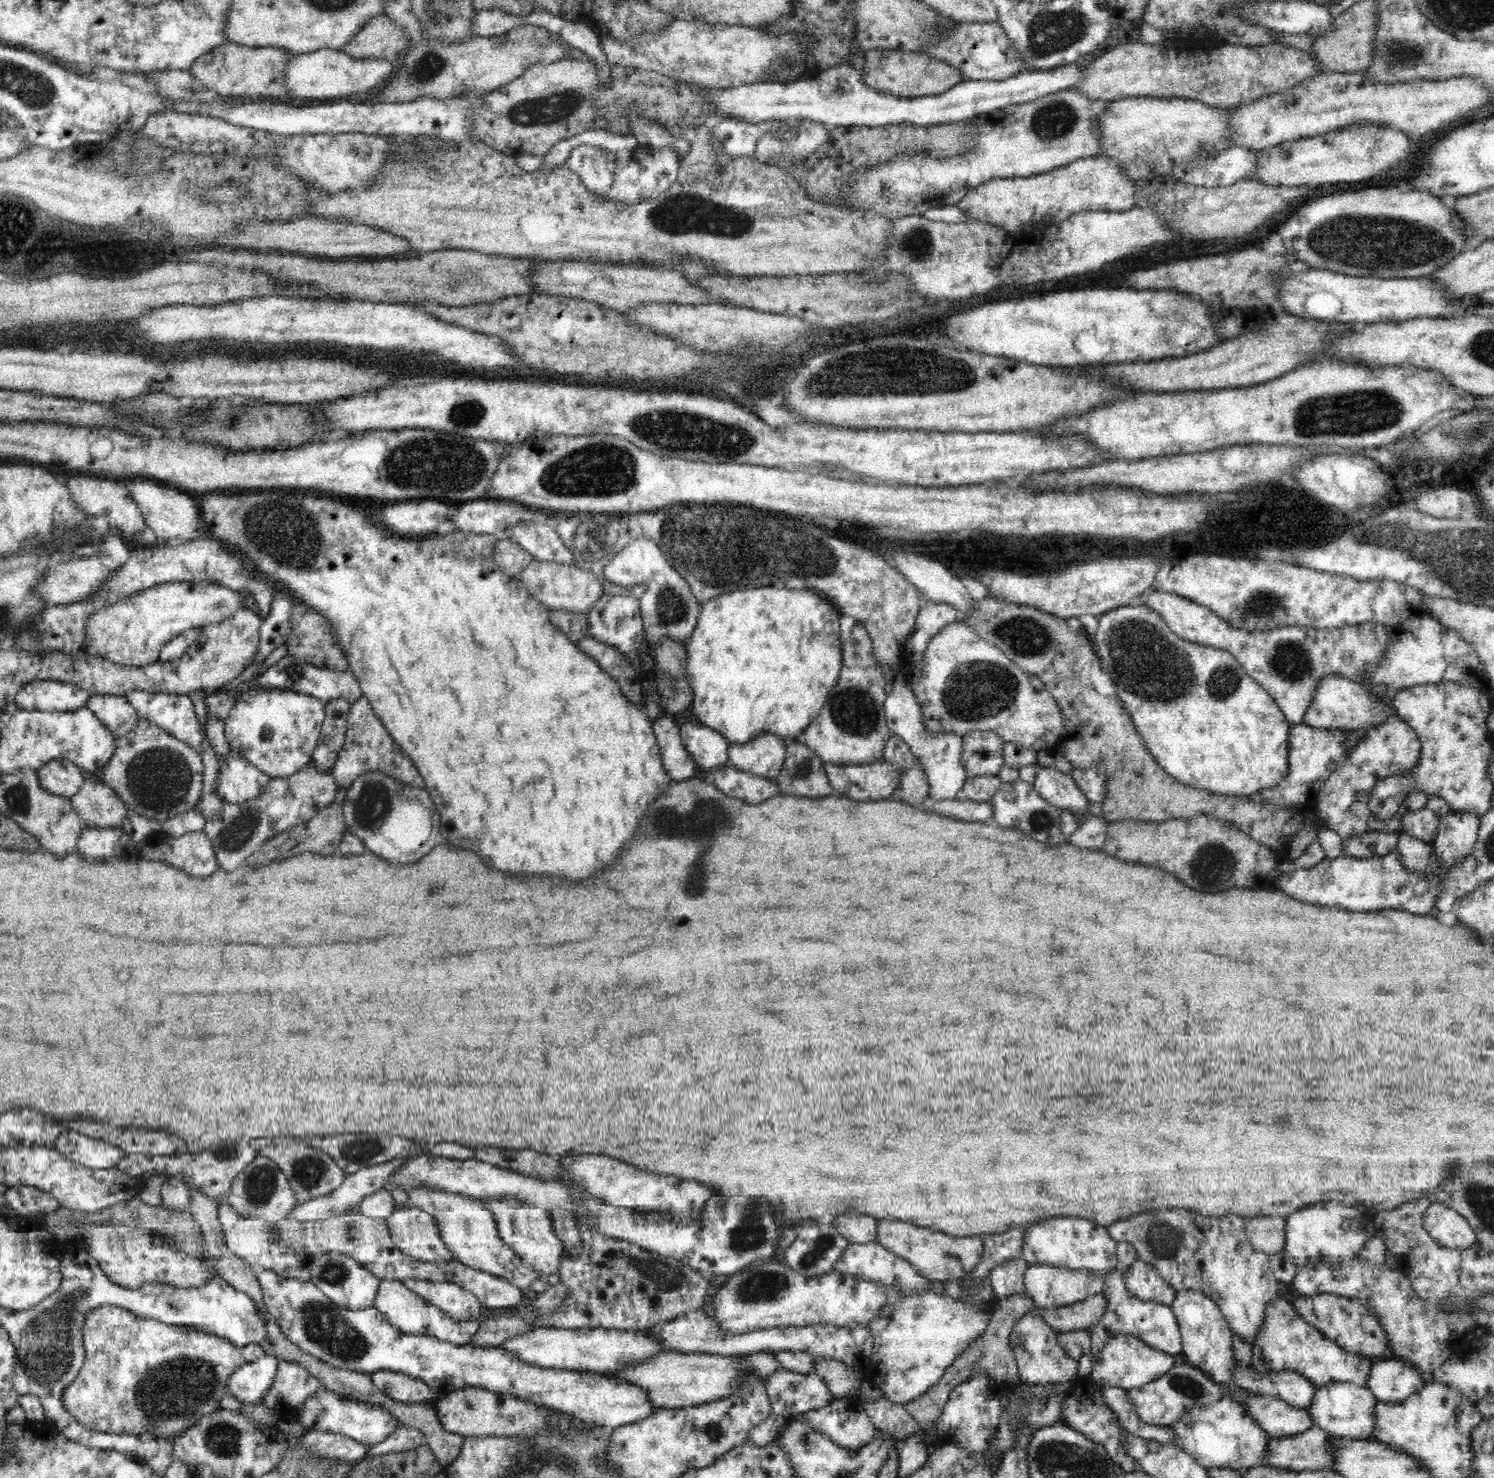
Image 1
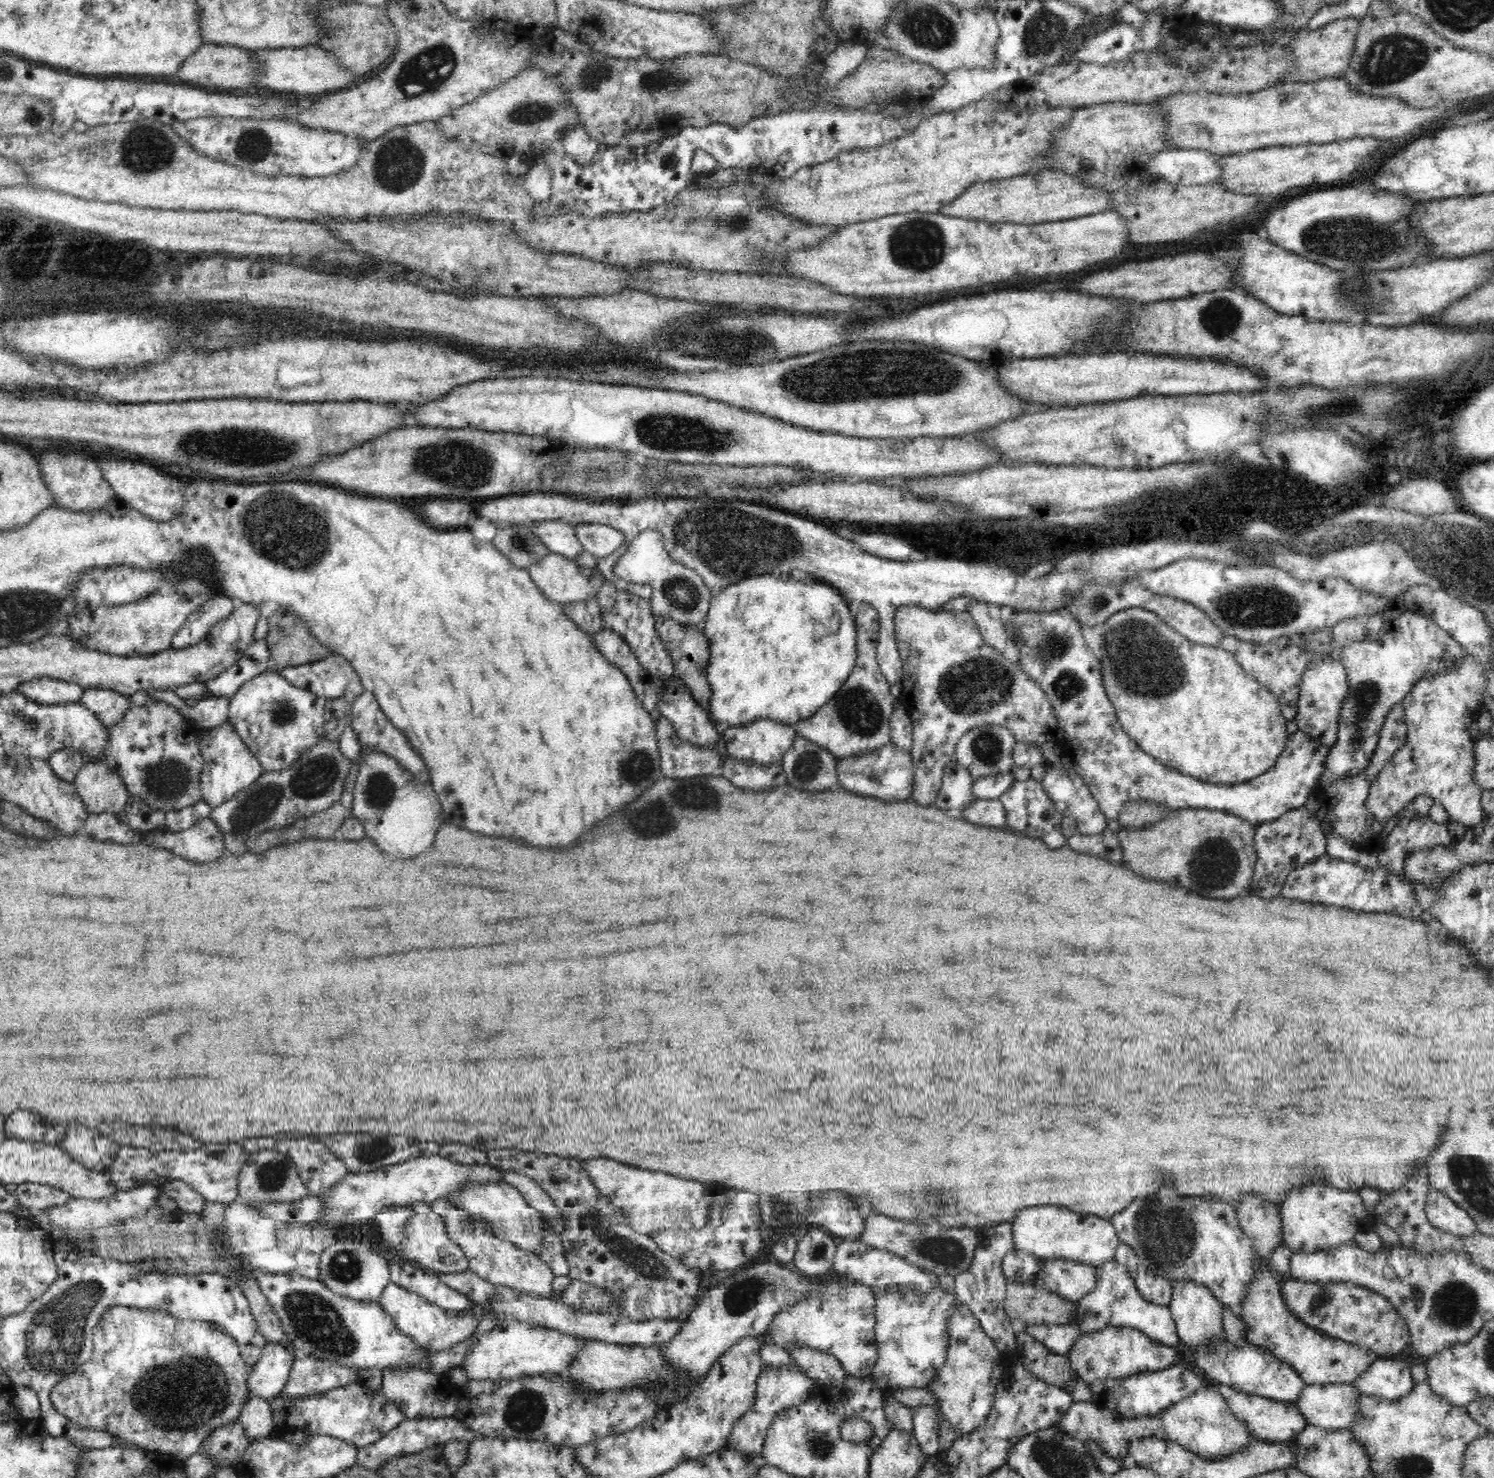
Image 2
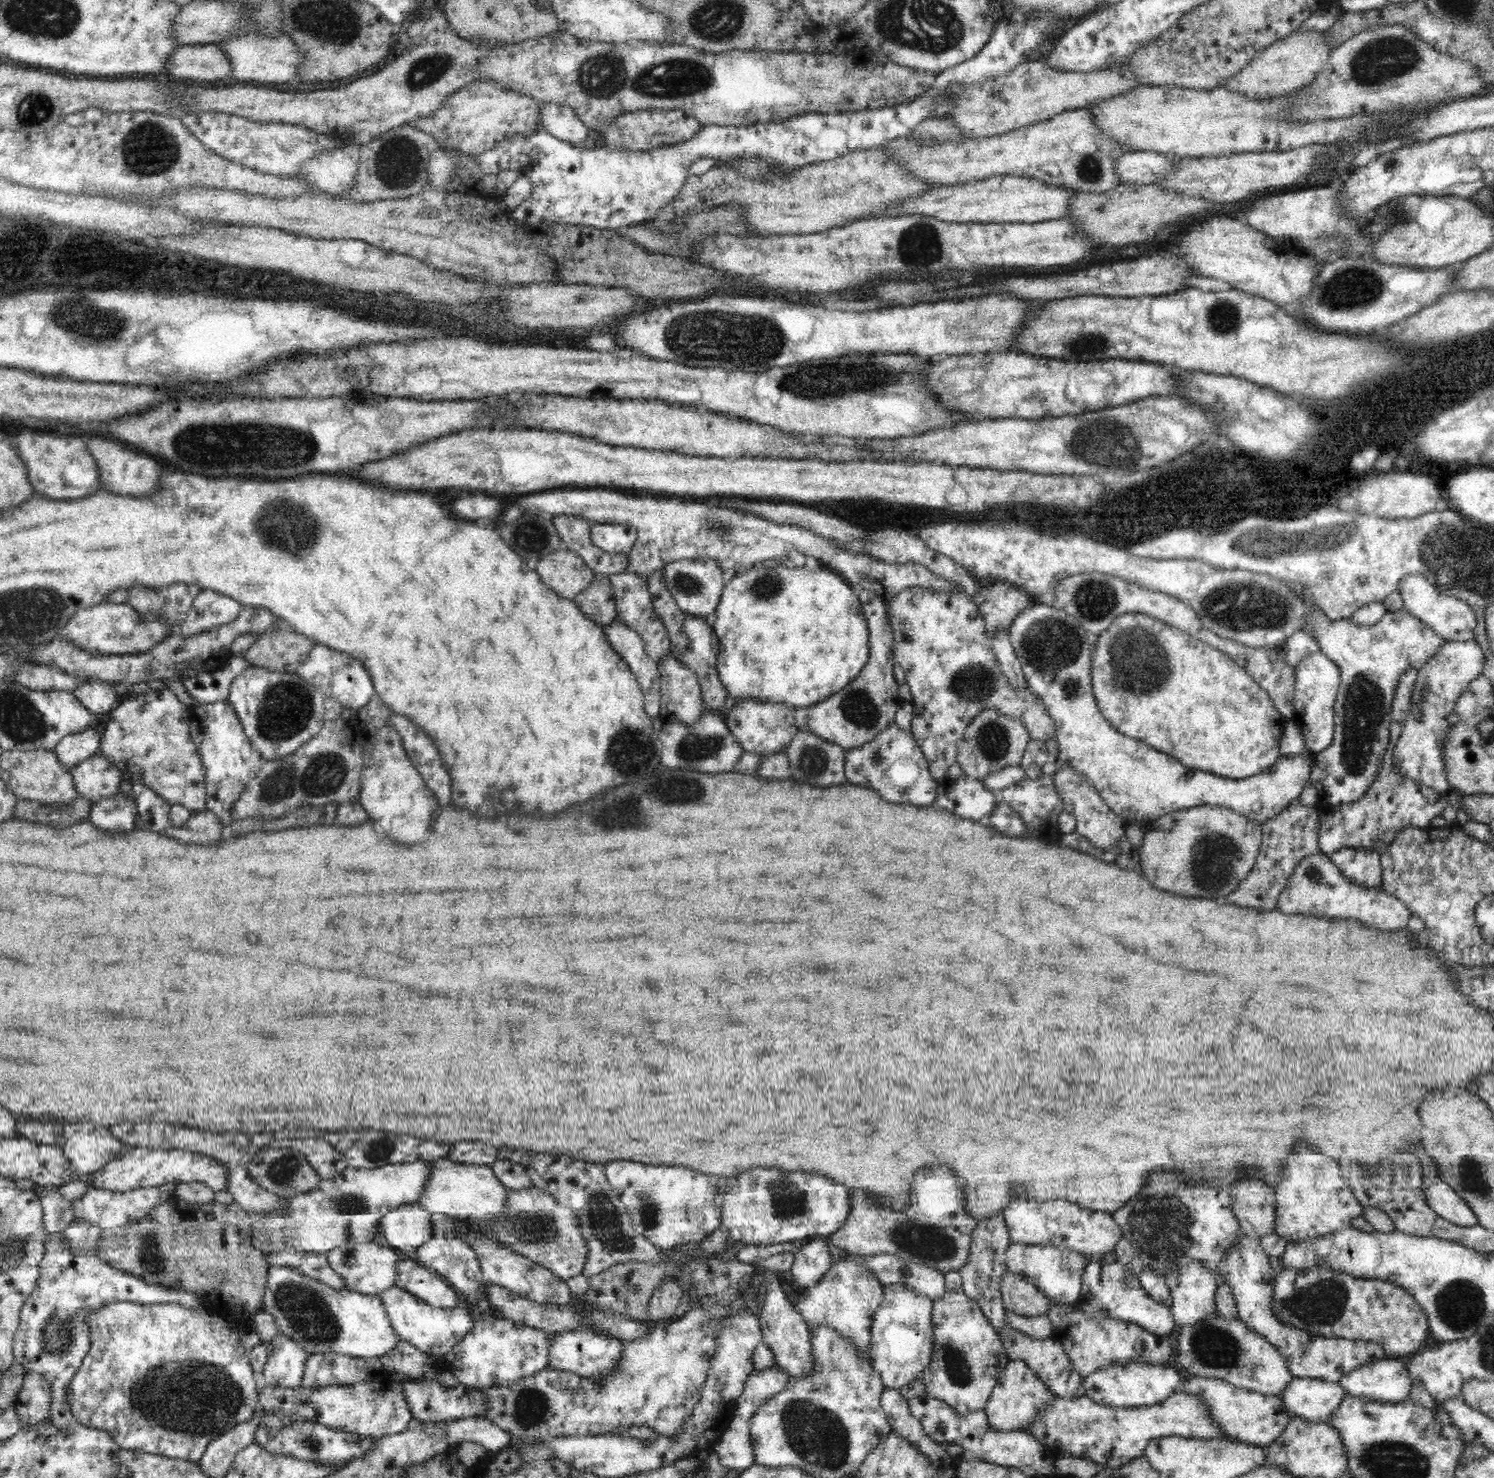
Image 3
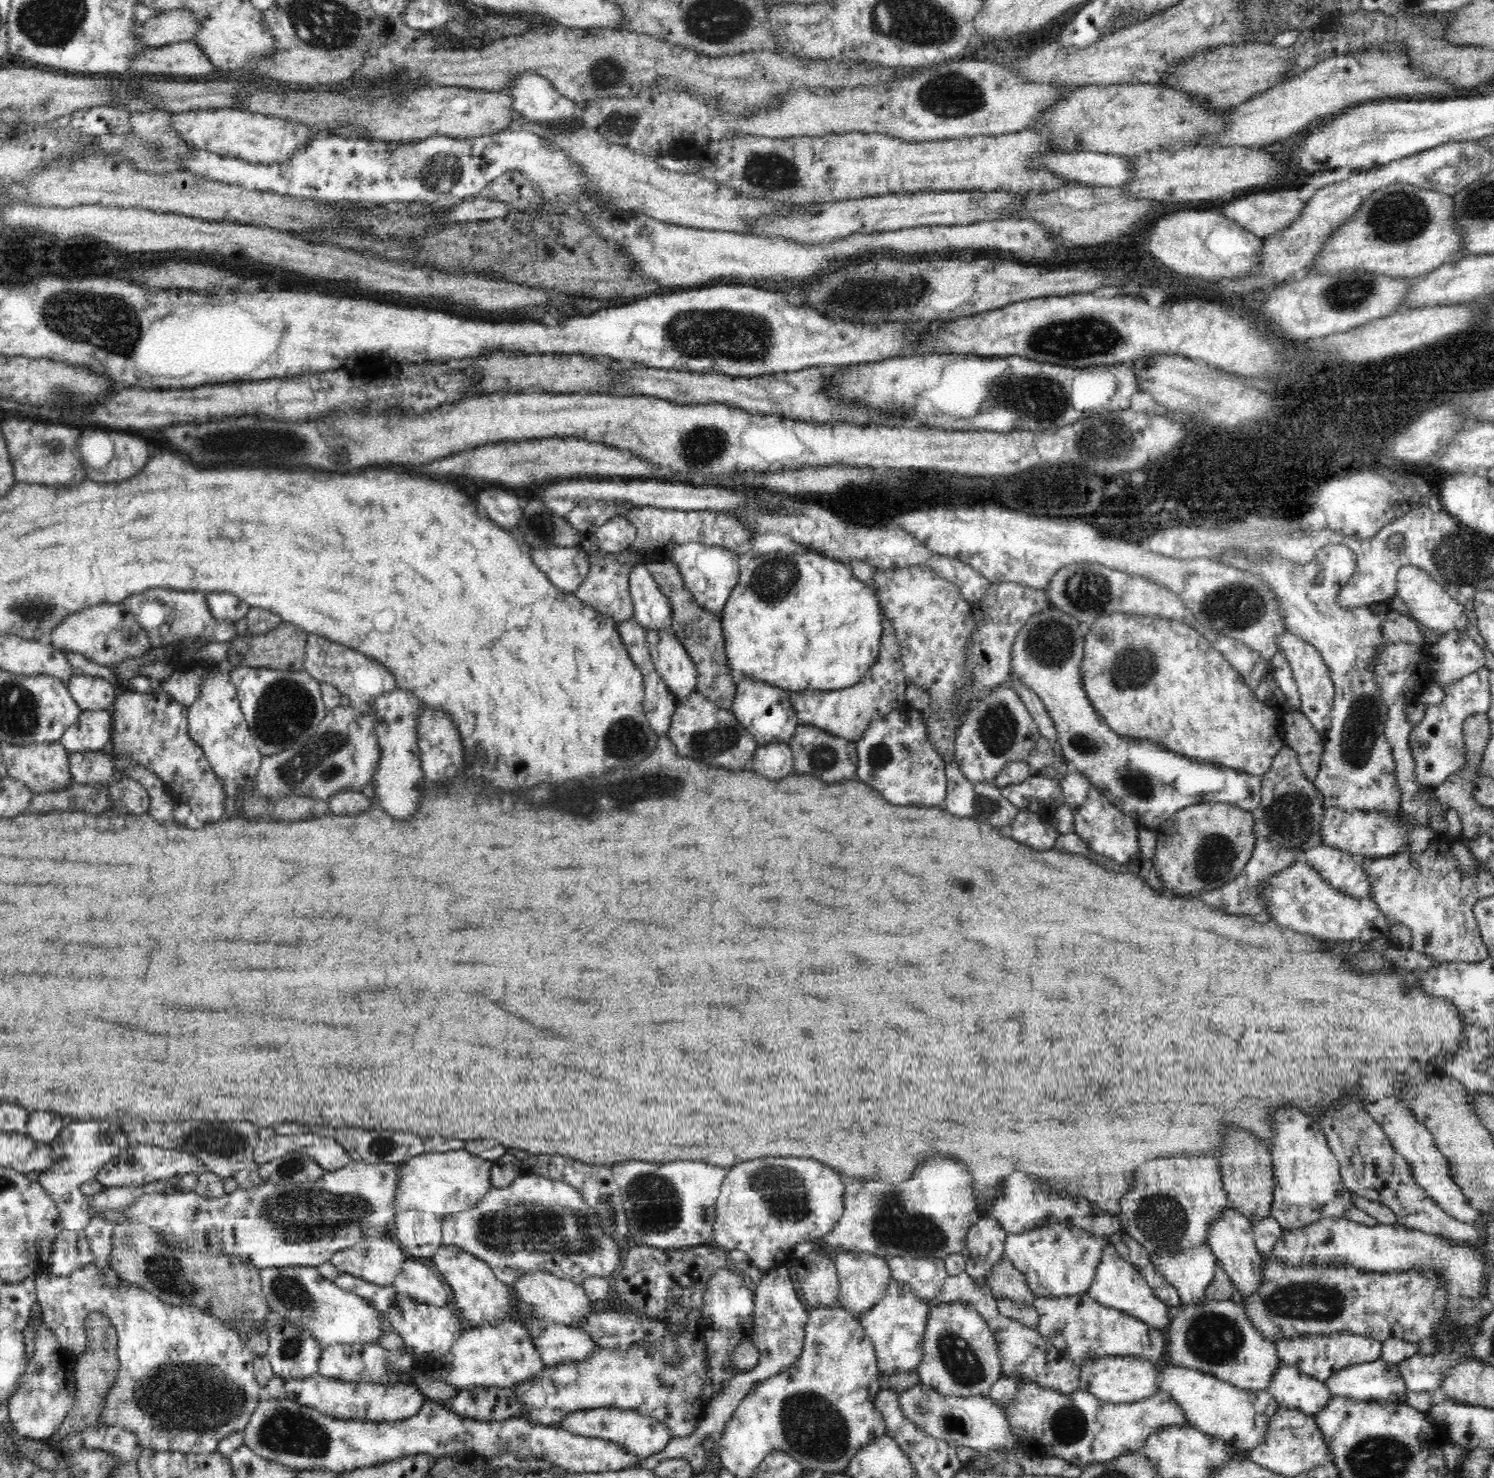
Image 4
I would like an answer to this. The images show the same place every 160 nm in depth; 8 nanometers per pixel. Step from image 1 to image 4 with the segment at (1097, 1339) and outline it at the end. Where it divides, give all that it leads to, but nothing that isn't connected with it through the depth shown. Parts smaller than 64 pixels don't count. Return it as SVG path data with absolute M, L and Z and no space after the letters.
M1112 1244L1104 1246L1094 1280L1086 1294L1090 1295L1101 1306L1122 1311L1128 1316L1140 1319L1144 1324L1158 1330L1164 1330L1171 1321L1168 1315L1169 1307L1155 1297L1150 1285L1145 1284L1140 1269L1135 1264L1124 1260Z

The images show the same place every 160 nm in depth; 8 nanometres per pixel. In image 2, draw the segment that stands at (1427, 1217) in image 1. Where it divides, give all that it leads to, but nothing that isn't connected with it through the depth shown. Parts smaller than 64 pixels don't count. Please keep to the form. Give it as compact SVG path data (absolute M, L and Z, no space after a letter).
M1431 1189L1425 1211L1434 1229L1445 1234L1455 1238L1472 1238L1477 1232L1474 1219L1438 1190Z

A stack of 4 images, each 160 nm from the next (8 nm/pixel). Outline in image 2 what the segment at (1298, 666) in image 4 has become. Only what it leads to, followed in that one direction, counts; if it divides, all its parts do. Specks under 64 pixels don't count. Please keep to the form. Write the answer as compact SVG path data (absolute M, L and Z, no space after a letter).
M1320 659L1316 661L1305 673L1300 690L1298 702L1298 715L1295 723L1306 734L1317 738L1324 746L1334 746L1339 731L1340 716L1346 698L1350 694L1350 682L1345 666L1334 659Z

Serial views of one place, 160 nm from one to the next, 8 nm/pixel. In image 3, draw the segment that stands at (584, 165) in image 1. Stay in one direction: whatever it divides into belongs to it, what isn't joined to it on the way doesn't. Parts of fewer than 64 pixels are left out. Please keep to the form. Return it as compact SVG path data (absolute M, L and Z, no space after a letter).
M544 104L541 122L543 122L546 132L559 138L562 142L583 146L583 142L586 142L586 138L588 138L589 128L576 117L576 113L570 106Z

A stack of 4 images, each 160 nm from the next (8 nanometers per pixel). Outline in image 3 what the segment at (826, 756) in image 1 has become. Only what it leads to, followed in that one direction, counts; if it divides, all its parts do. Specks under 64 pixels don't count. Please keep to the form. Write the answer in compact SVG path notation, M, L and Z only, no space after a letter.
M869 590L861 591L858 601L868 623L868 660L864 662L860 674L842 691L814 706L796 710L794 718L798 730L810 731L847 752L874 740L894 723L896 712L903 702L899 696L900 673L897 664L890 659L894 653L894 633L889 623L886 603Z

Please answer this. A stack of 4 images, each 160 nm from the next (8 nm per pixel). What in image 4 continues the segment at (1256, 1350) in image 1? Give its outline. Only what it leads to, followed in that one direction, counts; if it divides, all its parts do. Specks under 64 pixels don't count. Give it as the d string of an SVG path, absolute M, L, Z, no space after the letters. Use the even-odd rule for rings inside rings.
M1229 1206L1209 1227L1208 1243L1217 1262L1223 1266L1224 1272L1234 1283L1237 1301L1244 1307L1249 1299L1257 1294L1257 1288L1261 1285L1261 1272L1264 1270L1262 1257L1255 1243L1253 1225L1243 1214ZM1357 1334L1317 1335L1276 1340L1277 1355L1282 1363L1296 1365L1304 1374L1326 1382L1333 1374L1361 1362L1372 1362L1381 1358L1383 1342Z

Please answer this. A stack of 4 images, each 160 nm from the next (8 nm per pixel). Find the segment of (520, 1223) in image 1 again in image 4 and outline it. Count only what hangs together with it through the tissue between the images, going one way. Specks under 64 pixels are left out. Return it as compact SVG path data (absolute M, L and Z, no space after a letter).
M464 1148L426 1153L400 1164L396 1198L393 1200L397 1213L404 1210L420 1210L442 1216L457 1211L472 1210L494 1188L491 1180L492 1161L476 1157Z

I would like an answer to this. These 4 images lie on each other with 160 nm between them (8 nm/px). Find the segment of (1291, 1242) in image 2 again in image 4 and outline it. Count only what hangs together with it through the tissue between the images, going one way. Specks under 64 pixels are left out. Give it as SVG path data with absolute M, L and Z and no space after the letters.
M1282 1108L1274 1114L1274 1140L1269 1148L1274 1176L1271 1216L1283 1231L1300 1230L1320 1219L1339 1219L1355 1206L1354 1195L1341 1179L1337 1156L1330 1149L1318 1122L1308 1114Z

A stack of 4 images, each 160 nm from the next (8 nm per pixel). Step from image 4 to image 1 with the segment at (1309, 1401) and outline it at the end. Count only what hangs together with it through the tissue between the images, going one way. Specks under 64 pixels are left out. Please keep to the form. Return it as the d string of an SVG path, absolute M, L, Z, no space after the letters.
M1334 1384L1320 1387L1309 1406L1314 1425L1332 1436L1332 1439L1352 1438L1368 1440L1373 1438L1376 1426L1376 1395L1366 1386Z

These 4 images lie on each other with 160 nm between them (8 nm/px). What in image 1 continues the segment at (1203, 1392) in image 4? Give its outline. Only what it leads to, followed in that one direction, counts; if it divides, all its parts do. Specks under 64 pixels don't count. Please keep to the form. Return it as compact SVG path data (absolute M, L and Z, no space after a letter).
M1257 1394L1244 1407L1271 1439L1291 1437L1314 1425L1309 1409L1295 1407L1277 1397Z

